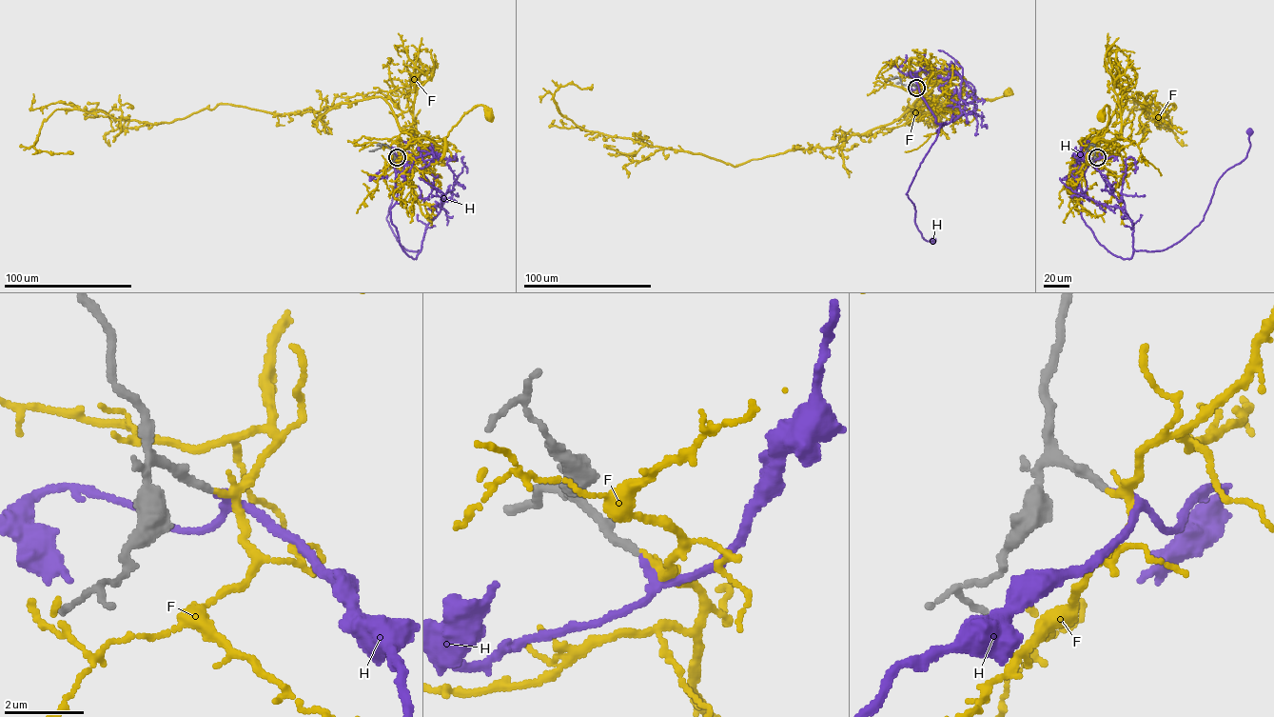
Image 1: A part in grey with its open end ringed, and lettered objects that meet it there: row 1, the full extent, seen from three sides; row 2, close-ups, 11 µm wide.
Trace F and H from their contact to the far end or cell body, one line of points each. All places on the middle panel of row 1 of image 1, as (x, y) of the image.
F: (916, 87), (919, 93), (927, 95), (940, 82), (963, 77), (964, 89), (970, 97), (994, 99), (1009, 92)
H: (916, 88), (922, 79), (910, 71), (940, 125), (906, 193), (914, 206), (918, 230), (925, 240), (933, 240)

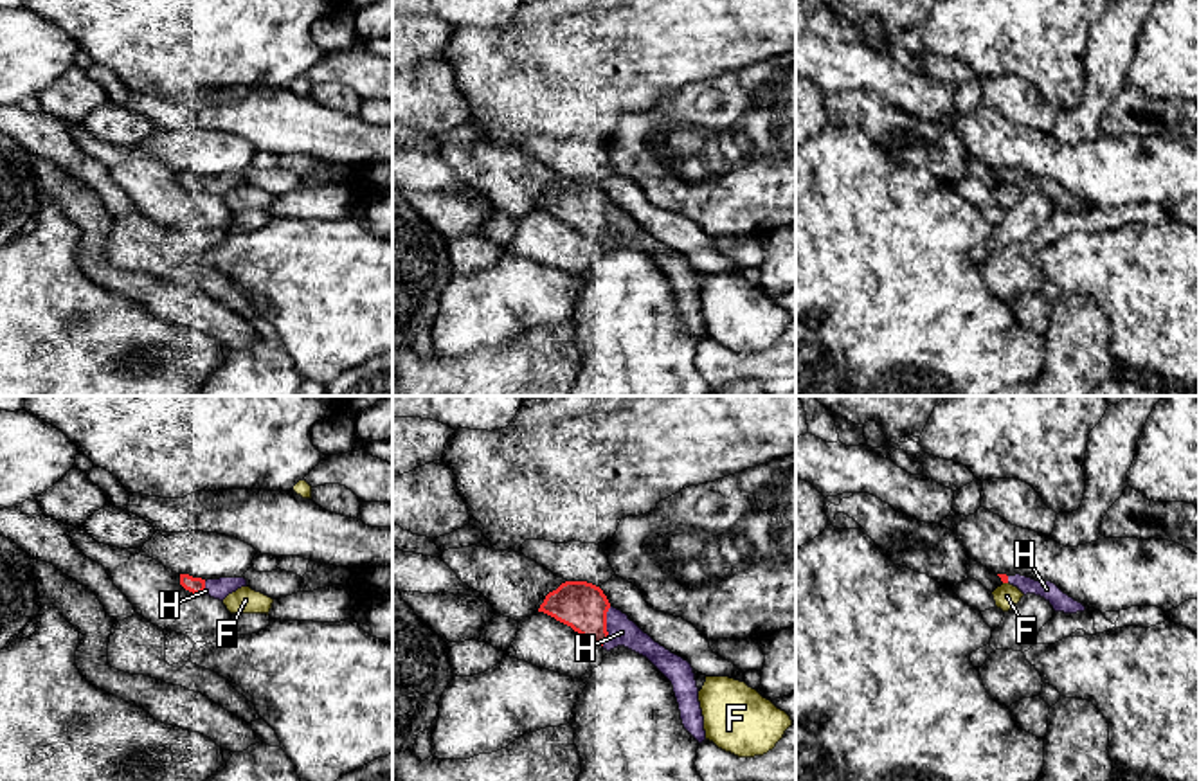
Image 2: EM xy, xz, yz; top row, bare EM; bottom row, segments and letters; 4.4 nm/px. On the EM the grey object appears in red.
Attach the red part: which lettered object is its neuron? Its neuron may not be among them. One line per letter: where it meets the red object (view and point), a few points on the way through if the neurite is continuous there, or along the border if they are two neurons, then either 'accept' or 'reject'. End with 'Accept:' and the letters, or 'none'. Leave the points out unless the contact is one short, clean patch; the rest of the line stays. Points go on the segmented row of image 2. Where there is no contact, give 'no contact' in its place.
F: contact yz (1005, 582); reject
H: contact xz (605, 627); accept
Accept: H

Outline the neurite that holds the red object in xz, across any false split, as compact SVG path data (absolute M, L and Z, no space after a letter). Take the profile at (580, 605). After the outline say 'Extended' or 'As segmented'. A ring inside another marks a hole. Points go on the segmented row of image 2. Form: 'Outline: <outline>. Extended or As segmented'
Outline: M565 581L545 596L538 612L571 626L607 651L625 646L646 657L672 682L684 729L699 743L706 740L691 664L655 642L627 614L614 608L600 587L587 581Z. Extended

